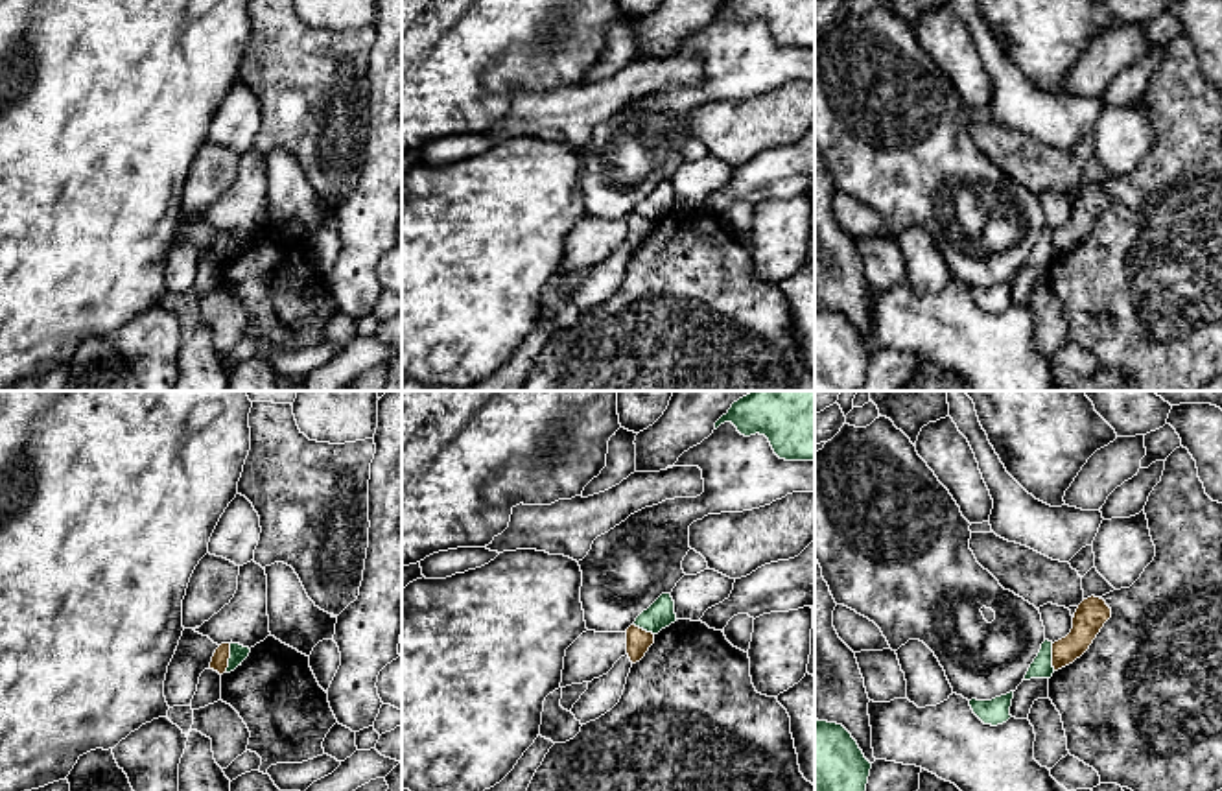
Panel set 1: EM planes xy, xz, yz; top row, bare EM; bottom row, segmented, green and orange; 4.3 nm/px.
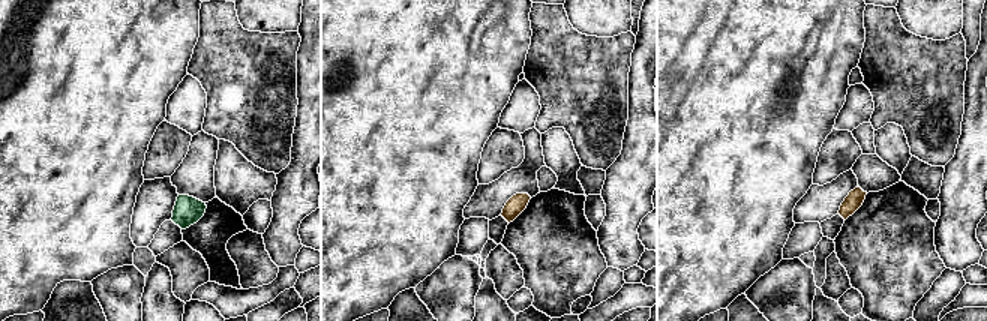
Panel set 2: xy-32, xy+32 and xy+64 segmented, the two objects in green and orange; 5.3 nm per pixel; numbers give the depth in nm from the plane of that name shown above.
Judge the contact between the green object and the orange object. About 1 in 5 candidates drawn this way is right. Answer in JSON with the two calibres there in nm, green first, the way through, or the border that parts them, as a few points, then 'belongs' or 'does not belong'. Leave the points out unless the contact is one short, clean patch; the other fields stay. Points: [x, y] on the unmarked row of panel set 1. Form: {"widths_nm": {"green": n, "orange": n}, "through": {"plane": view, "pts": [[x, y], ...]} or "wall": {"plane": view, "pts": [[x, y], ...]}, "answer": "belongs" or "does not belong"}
{"widths_nm": {"green": 80, "orange": 80}, "wall": {"plane": "xy", "pts": [[231, 231], [231, 242], [223, 259]]}, "answer": "does not belong"}

